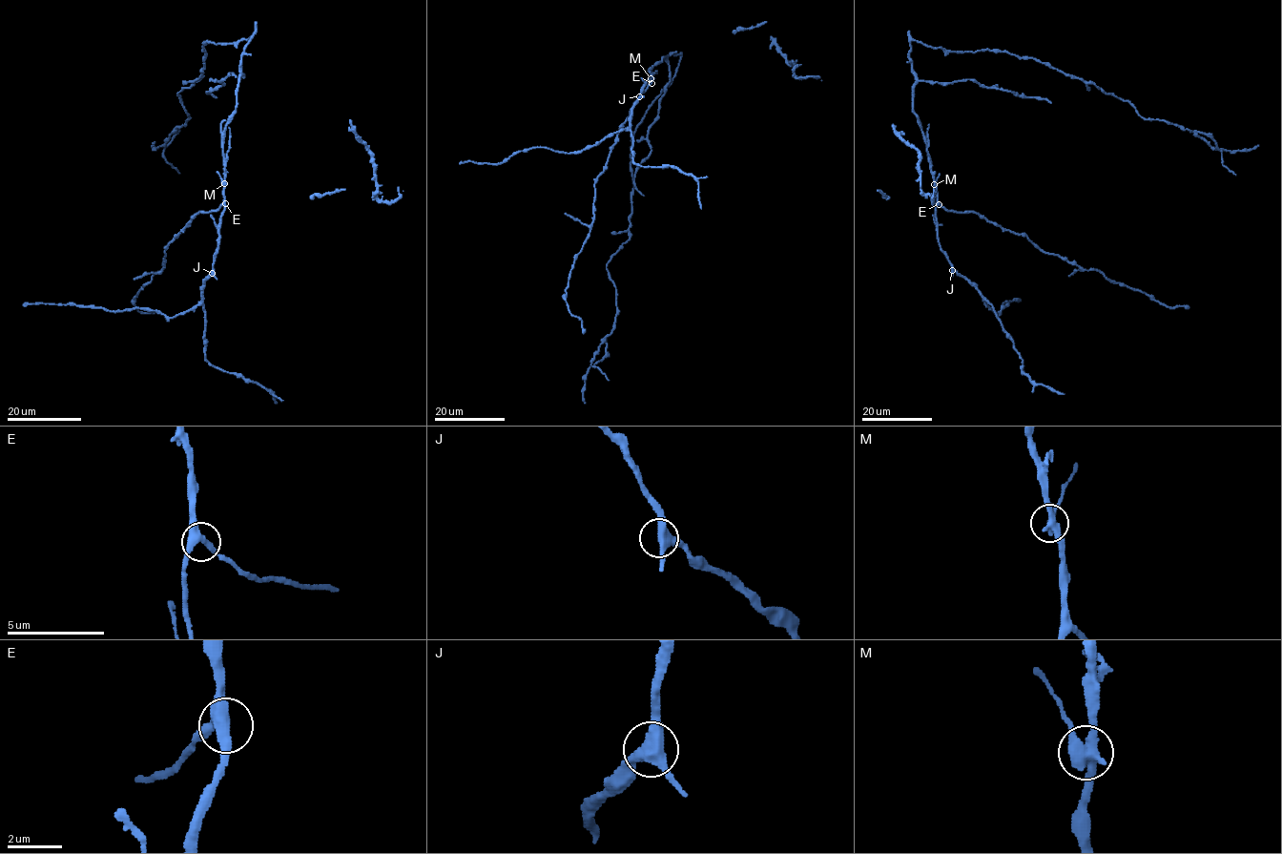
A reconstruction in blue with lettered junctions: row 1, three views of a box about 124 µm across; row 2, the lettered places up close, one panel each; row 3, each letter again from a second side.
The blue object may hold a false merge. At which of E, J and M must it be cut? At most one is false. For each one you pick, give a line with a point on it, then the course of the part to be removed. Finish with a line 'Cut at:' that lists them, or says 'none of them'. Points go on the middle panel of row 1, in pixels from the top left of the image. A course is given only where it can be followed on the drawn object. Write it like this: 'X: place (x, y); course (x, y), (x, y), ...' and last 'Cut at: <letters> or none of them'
M: place (651, 78)
Cut at: M

